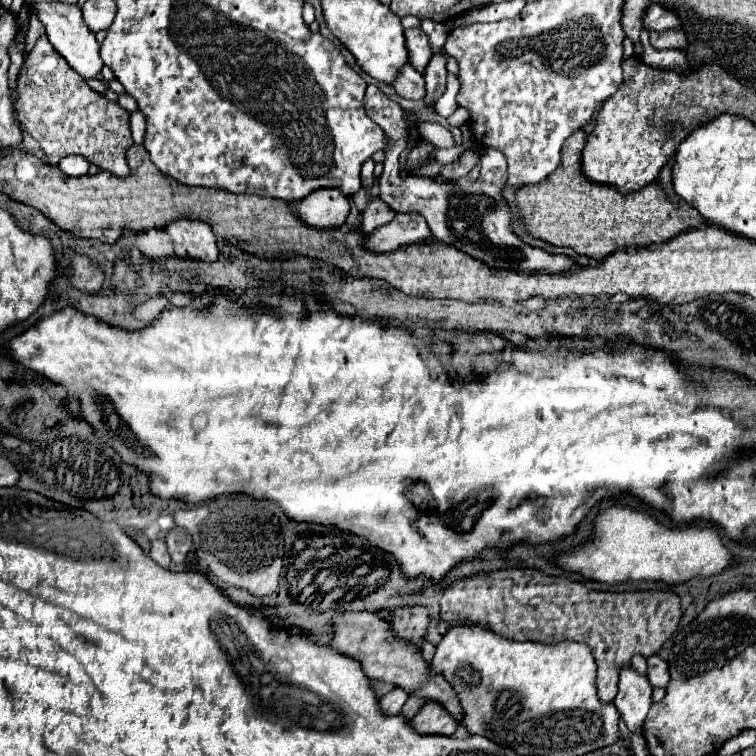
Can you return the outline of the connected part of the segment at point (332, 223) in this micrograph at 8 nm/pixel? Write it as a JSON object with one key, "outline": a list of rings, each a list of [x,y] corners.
{"outline":[[[325,187],[297,201],[297,215],[301,215],[309,227],[341,227],[349,215],[349,199],[341,195],[341,191]]]}

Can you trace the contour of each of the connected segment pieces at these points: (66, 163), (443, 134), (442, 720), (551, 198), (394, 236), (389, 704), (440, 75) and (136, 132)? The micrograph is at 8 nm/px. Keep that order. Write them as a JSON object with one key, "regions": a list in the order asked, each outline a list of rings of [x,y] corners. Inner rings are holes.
{"regions":[[[[71,155],[60,160],[58,167],[67,176],[79,177],[88,173],[90,163],[80,155]]],[[[419,123],[417,131],[425,141],[433,143],[435,147],[455,147],[457,145],[451,131],[439,123]]],[[[425,703],[425,707],[409,721],[421,735],[453,735],[457,721],[439,703]]],[[[579,129],[567,139],[563,149],[563,161],[553,175],[543,183],[519,187],[515,199],[521,207],[521,217],[529,233],[553,245],[573,247],[577,253],[601,261],[605,255],[619,247],[643,247],[649,243],[667,241],[681,231],[703,227],[705,219],[695,207],[689,207],[683,199],[673,203],[663,187],[653,181],[639,191],[623,195],[613,185],[601,185],[589,181],[581,171],[581,151],[587,143],[587,133]]],[[[397,213],[397,217],[375,229],[369,239],[365,241],[365,247],[377,253],[385,253],[385,251],[393,251],[399,245],[411,245],[411,243],[419,243],[431,237],[431,231],[425,223],[425,219],[421,219],[421,215],[417,213]]],[[[395,687],[393,691],[389,691],[389,693],[381,699],[381,707],[385,707],[385,709],[383,709],[385,713],[399,715],[399,713],[401,713],[401,707],[405,705],[407,699],[409,699],[407,691],[403,691],[401,687]]],[[[441,51],[441,55],[433,55],[433,59],[427,65],[425,71],[425,83],[427,83],[427,97],[425,103],[433,105],[435,99],[441,97],[441,93],[445,91],[445,77],[447,77],[447,53]]],[[[140,110],[130,114],[130,129],[136,144],[142,144],[146,133],[146,119]]]]}

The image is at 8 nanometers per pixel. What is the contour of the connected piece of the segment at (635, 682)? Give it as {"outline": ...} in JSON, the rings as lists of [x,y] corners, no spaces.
{"outline":[[[631,667],[621,669],[619,693],[613,699],[613,703],[631,733],[643,733],[647,713],[653,705],[651,695],[653,687],[649,685],[647,677],[635,673]]]}

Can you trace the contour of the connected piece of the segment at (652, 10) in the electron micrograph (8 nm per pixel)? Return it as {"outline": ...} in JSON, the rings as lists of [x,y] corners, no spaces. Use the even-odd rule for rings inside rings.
{"outline":[[[659,3],[649,5],[647,15],[645,15],[643,21],[645,21],[645,27],[649,31],[665,31],[665,29],[673,29],[673,27],[683,29],[681,19],[673,11],[669,11],[667,7],[661,7]]]}

